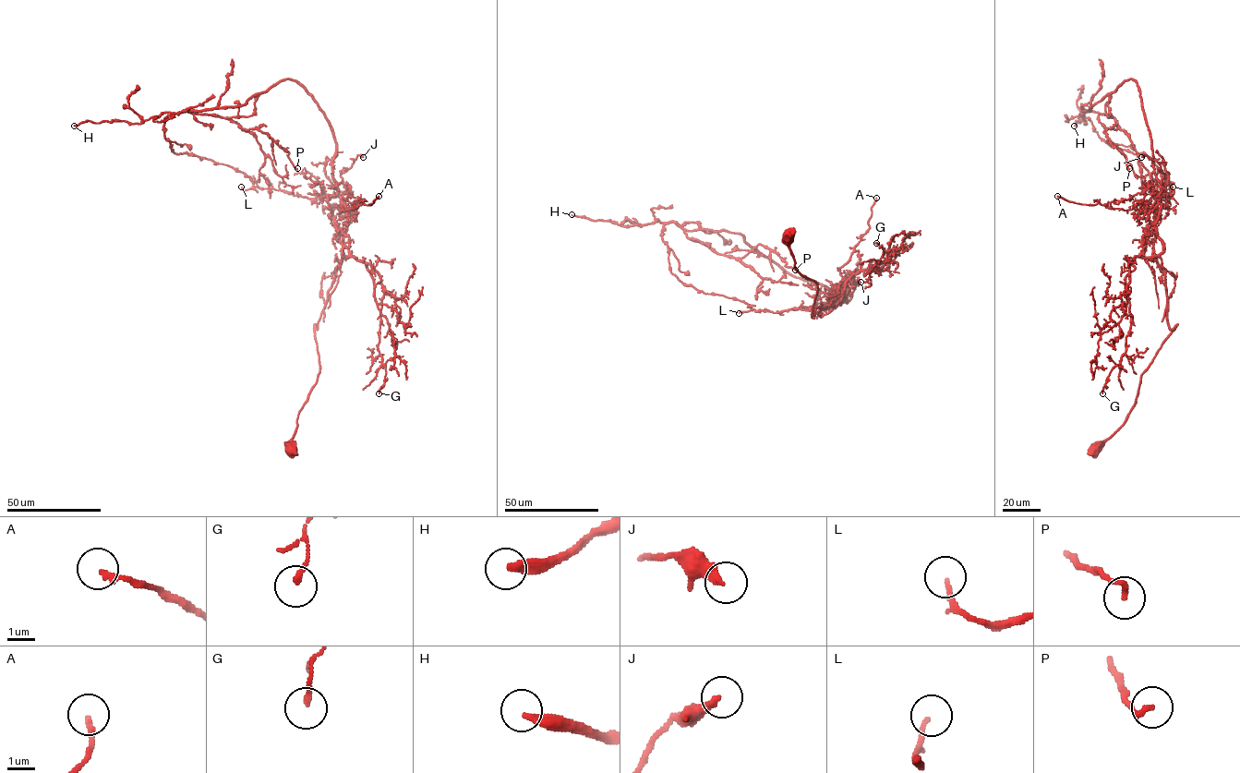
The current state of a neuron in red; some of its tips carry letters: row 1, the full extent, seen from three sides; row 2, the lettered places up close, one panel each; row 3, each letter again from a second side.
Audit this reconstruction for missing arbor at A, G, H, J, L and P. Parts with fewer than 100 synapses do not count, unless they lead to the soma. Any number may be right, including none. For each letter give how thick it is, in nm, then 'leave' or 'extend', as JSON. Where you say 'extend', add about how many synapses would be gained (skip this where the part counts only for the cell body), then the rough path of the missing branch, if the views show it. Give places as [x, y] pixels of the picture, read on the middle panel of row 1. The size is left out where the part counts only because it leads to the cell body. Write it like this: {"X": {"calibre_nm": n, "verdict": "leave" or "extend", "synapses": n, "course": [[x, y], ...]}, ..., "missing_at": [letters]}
{"A": {"calibre_nm": 180, "verdict": "leave"}, "G": {"calibre_nm": 180, "verdict": "leave"}, "H": {"calibre_nm": 320, "verdict": "extend", "synapses": 170}, "J": {"calibre_nm": 320, "verdict": "leave"}, "L": {"calibre_nm": 160, "verdict": "leave"}, "P": {"calibre_nm": 180, "verdict": "leave"}, "missing_at": ["H"]}

